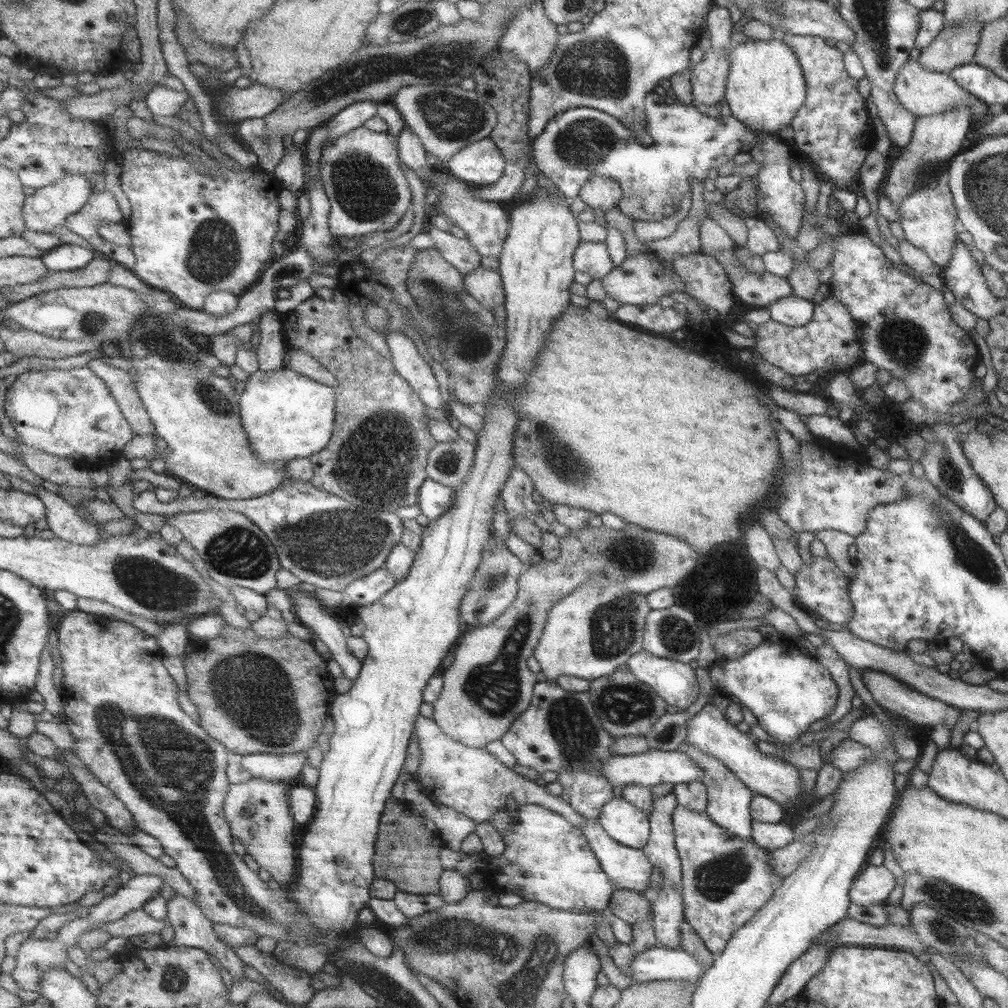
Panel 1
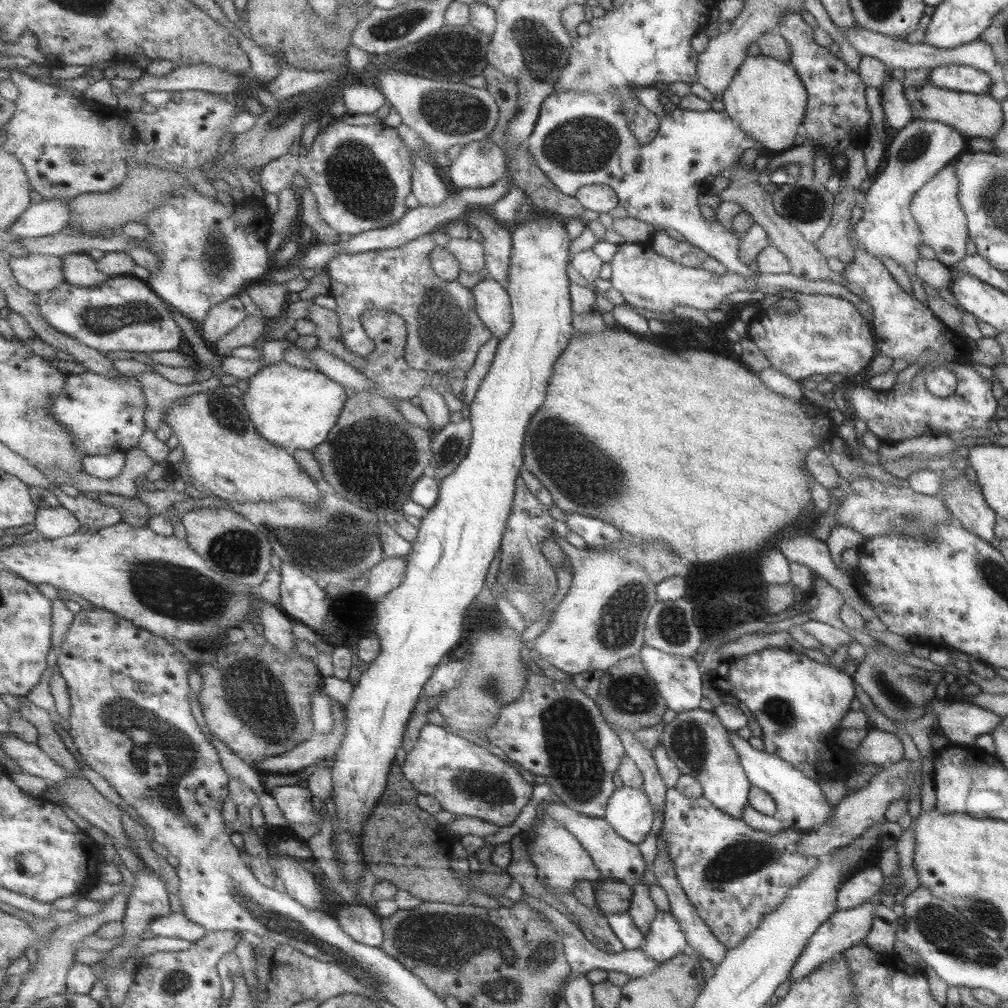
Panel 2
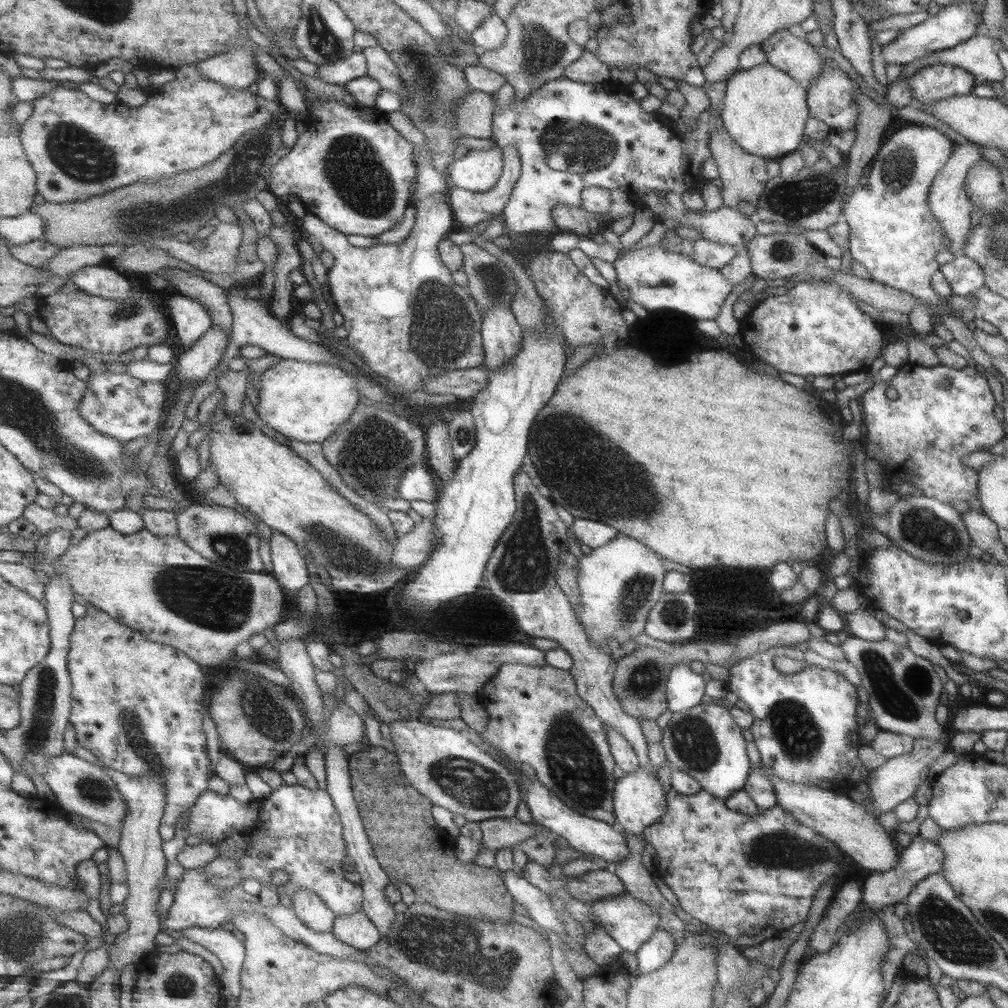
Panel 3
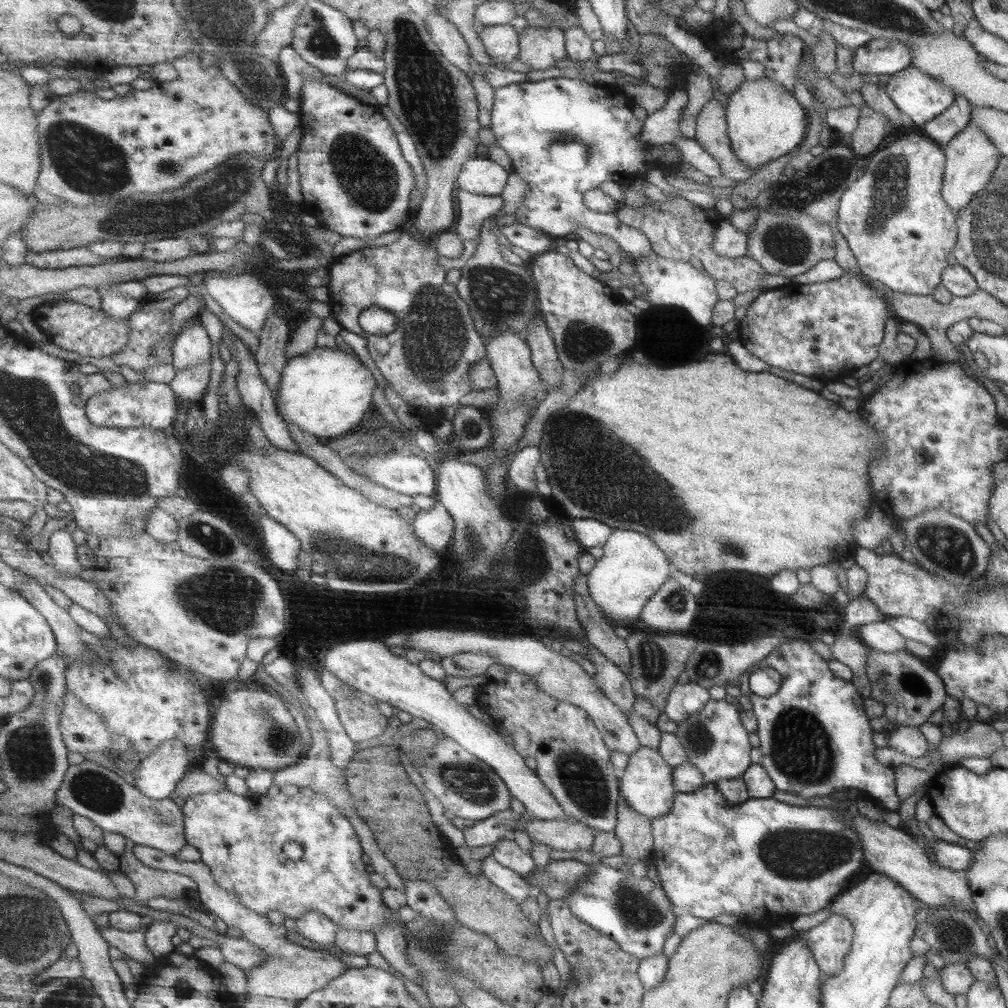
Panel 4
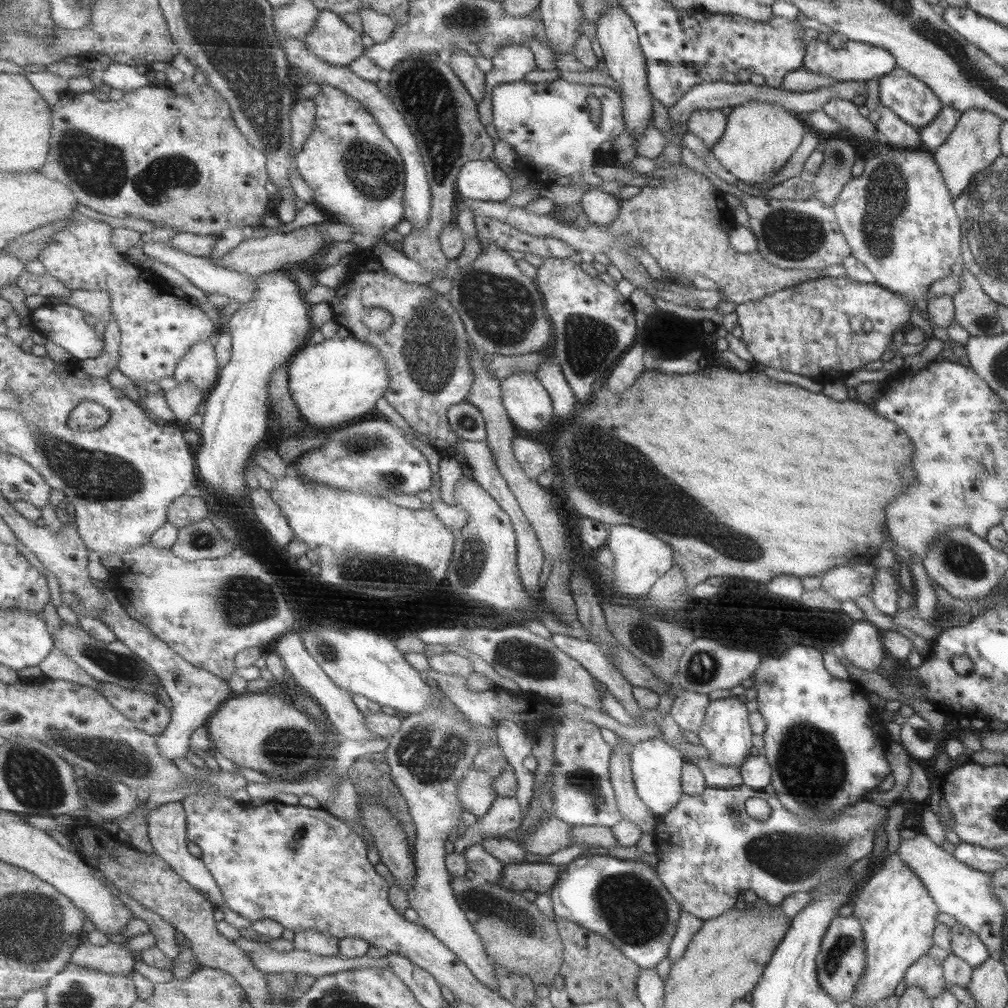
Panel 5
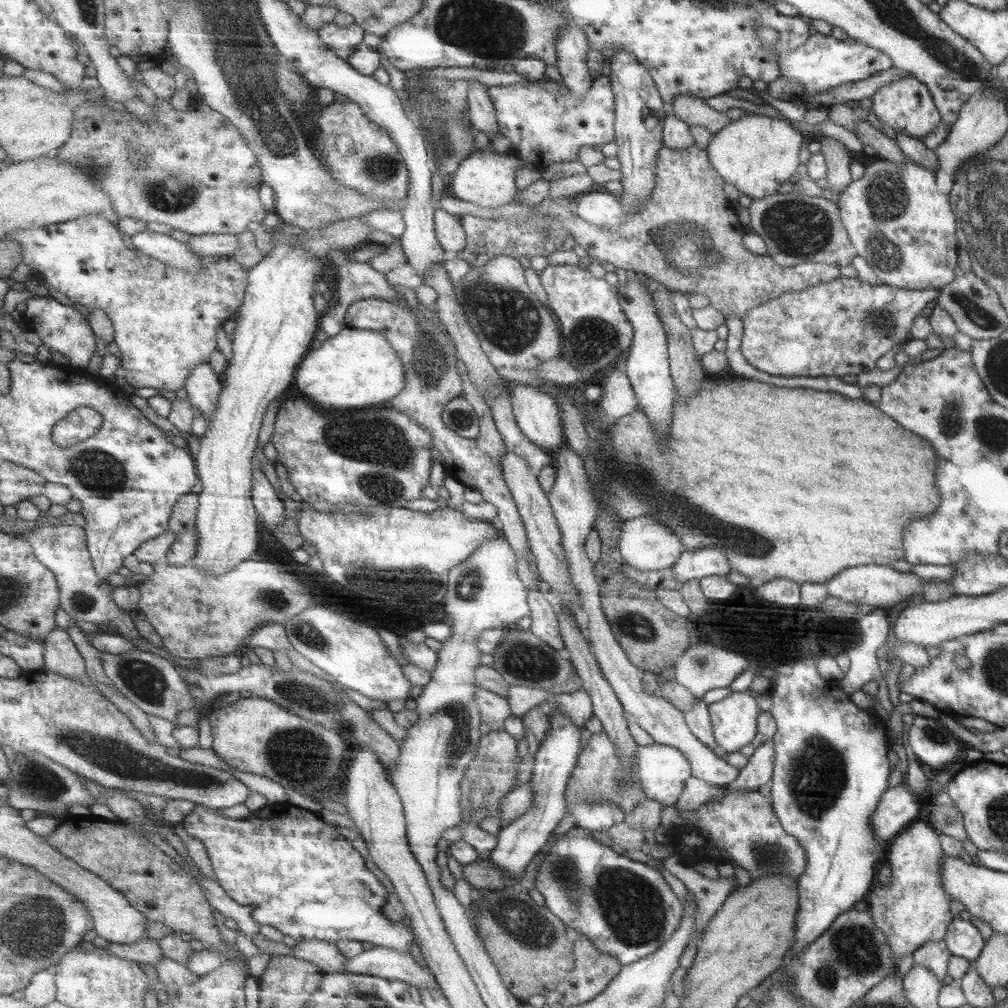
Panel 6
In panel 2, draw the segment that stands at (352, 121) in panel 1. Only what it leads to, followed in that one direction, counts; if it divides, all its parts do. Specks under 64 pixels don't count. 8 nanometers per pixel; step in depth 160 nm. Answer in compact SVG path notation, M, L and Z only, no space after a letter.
M363 83L346 87L343 96L347 104L347 118L354 119L361 115L376 114L381 106L389 102L379 87Z

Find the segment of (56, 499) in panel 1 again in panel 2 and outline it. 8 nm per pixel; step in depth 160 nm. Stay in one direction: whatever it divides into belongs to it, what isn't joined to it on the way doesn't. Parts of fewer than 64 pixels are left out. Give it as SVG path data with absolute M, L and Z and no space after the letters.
M63 506L39 509L34 528L42 532L47 539L57 539L76 533L81 521L69 509Z

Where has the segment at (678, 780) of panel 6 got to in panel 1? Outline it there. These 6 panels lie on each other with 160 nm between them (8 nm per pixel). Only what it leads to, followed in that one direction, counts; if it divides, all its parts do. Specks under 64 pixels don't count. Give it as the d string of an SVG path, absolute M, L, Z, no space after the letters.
M621 796L608 800L595 820L613 840L629 848L642 849L648 841L648 816Z

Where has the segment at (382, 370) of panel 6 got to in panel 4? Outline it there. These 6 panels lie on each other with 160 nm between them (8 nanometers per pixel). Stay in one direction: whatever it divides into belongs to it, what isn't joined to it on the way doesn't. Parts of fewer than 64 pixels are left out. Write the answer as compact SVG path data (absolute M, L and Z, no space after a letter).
M316 346L304 355L289 359L277 406L285 420L296 422L305 432L333 438L359 426L374 410L373 392L377 387L375 376L356 353Z

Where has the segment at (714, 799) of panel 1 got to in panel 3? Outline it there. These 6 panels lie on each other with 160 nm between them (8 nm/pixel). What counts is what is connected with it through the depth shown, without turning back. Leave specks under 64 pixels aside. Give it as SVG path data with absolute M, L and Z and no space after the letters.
M699 703L691 708L673 712L660 740L666 760L671 762L672 769L687 772L697 780L701 790L723 800L743 788L752 769L745 751L742 729L729 715L729 711L722 705L714 703Z

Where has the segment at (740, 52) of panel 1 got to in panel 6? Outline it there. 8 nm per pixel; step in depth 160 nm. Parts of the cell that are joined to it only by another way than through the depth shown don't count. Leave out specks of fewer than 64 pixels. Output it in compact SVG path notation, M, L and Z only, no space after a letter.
M749 113L730 121L711 137L705 151L716 173L751 199L771 196L779 184L790 180L800 163L798 154L803 146L800 127L787 121Z

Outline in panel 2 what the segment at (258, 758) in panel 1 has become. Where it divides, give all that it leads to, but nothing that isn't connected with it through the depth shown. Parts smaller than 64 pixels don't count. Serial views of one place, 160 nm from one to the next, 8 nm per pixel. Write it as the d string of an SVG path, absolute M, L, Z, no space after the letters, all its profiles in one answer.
M338 700L332 701L333 714L335 716L335 726L328 733L315 733L313 737L281 754L272 756L267 760L262 760L257 765L263 775L266 774L298 774L305 770L307 766L313 766L320 759L327 756L335 756L338 748L341 748L346 735L345 729L345 706Z

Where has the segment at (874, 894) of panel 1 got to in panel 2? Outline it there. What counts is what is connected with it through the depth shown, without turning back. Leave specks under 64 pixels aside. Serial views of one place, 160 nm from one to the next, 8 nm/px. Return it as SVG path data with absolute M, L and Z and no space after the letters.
M879 867L865 868L841 882L836 892L836 907L843 911L863 904L881 886L883 874Z

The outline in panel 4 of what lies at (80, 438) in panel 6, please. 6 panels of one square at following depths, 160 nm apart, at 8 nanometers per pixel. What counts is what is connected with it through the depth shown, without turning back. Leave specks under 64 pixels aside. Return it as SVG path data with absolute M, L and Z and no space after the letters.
M169 382L128 383L126 387L115 387L109 392L100 392L88 400L86 413L89 420L100 427L116 429L153 427L168 429L177 420L179 402Z

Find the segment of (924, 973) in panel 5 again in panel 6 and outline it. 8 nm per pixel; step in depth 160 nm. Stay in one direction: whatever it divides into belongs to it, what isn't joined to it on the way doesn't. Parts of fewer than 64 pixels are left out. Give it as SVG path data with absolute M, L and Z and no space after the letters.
M944 940L925 942L911 954L913 966L923 966L941 982L946 976L947 962L950 956Z

